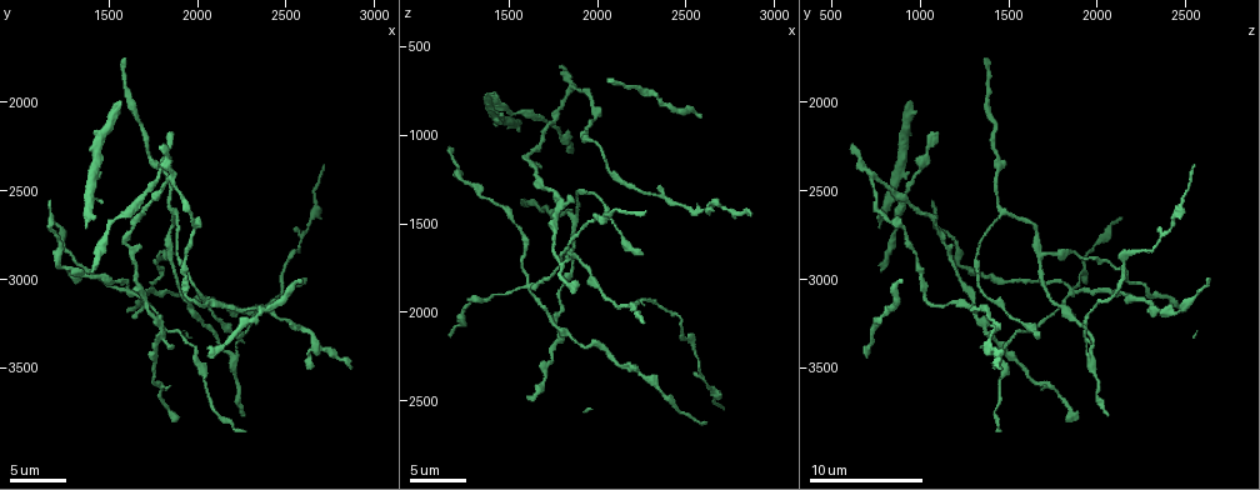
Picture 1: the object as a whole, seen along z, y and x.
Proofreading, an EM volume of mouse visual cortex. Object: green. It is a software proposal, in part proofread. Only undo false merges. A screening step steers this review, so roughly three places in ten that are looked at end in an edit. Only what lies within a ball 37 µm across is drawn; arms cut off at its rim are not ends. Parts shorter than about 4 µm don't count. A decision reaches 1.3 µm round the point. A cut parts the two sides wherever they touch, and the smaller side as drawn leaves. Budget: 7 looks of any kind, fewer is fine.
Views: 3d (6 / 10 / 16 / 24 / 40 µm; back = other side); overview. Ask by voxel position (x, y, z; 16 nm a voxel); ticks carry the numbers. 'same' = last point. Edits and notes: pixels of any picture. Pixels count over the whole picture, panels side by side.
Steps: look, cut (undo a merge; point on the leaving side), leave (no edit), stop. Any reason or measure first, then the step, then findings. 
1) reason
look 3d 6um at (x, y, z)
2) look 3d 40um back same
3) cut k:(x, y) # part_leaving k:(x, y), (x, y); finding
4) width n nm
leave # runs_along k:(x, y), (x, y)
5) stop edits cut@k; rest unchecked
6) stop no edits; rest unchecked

look 3d 10um at (1840, 2600, 1460)

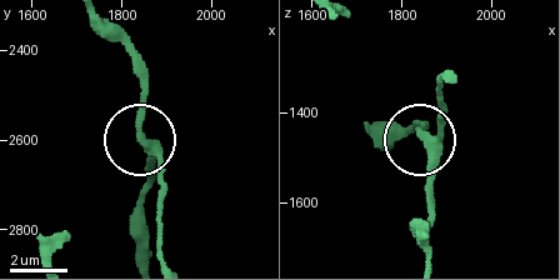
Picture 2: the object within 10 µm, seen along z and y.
width 300 nm
leave # one neuron here

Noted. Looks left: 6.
two arms in line, one across
look 3d 16um at (2240, 3440, 1940)

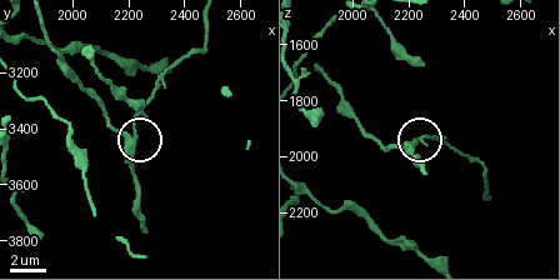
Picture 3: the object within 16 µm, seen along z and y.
look 3d 16um back at (2230, 3430, 1950)

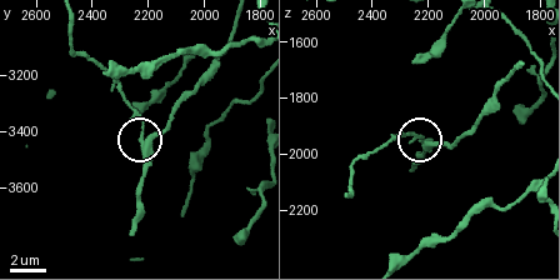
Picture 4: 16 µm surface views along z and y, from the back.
width 240 nm
cut 4:(420, 136) # two neurons meet here

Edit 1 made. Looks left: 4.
small branch off a trunk
look 3d 10um at (1860, 2860, 1700)

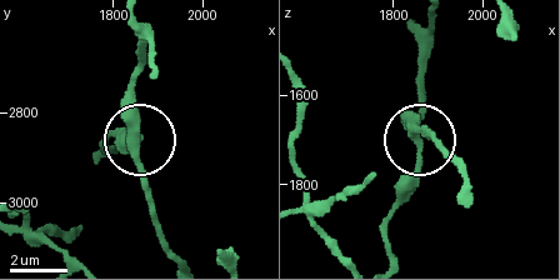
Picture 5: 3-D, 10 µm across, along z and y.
width 290 nm
leave # one neuron here

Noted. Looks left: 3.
stop edits cut@4; rest unchecked

